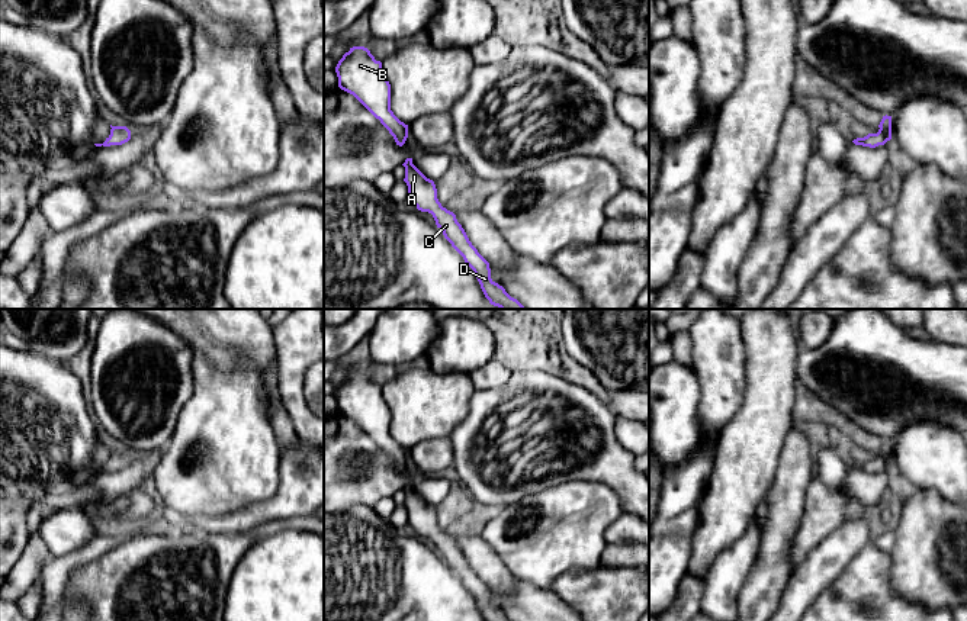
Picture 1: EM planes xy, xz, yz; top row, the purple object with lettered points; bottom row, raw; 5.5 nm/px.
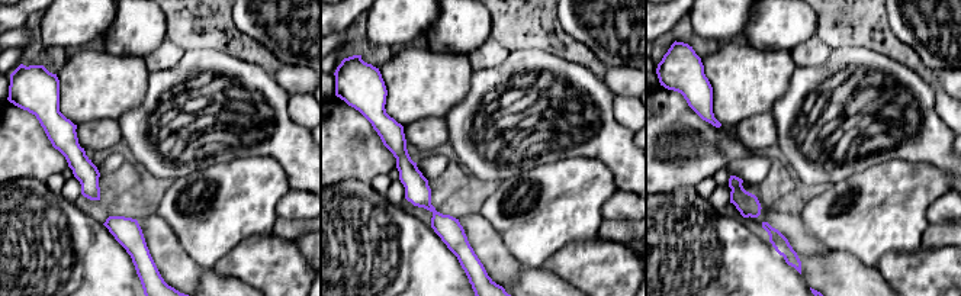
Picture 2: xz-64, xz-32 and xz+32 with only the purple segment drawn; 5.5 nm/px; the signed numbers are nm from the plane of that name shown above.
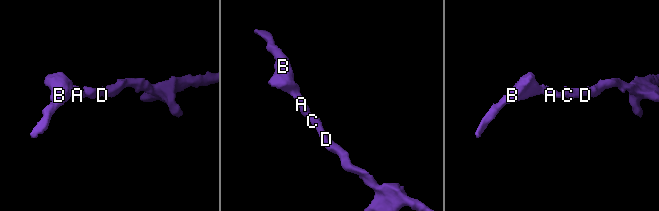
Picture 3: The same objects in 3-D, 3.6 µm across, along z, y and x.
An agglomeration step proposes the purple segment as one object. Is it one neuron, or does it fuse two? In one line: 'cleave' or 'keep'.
keep

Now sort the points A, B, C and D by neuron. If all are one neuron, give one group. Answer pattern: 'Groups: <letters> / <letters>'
Groups: A B C D

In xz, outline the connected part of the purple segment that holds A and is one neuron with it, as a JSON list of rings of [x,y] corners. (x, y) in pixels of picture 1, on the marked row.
[[[407,158],[404,181],[408,186],[408,199],[421,212],[433,215],[437,228],[443,231],[444,238],[463,257],[465,263],[473,270],[485,297],[491,305],[499,309],[524,309],[524,306],[511,297],[502,286],[491,279],[489,263],[478,252],[469,241],[465,229],[457,222],[456,215],[437,199],[437,189],[433,180],[427,178],[414,164],[412,158]]]

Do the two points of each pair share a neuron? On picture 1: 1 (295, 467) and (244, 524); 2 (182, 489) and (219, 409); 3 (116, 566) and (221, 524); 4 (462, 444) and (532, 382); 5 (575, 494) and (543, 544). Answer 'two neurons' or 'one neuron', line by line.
1: one neuron
2: one neuron
3: two neurons
4: one neuron
5: one neuron

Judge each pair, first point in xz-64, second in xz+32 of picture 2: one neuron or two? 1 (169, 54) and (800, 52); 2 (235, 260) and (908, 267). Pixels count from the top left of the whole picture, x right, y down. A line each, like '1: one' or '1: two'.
1: one
2: one

